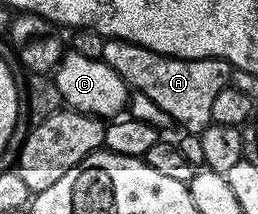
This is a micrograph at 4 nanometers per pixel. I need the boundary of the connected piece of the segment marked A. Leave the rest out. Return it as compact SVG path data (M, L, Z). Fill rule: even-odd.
M117 38L105 41L100 61L114 68L114 72L118 72L121 80L135 93L150 96L150 100L154 100L154 104L158 104L158 108L162 108L162 112L166 112L166 116L170 116L177 127L181 126L179 128L181 131L189 134L201 134L212 125L214 99L218 97L218 92L222 92L222 88L230 85L234 69L229 62L221 58L170 58L166 54L155 54L153 50L145 46L123 42Z

